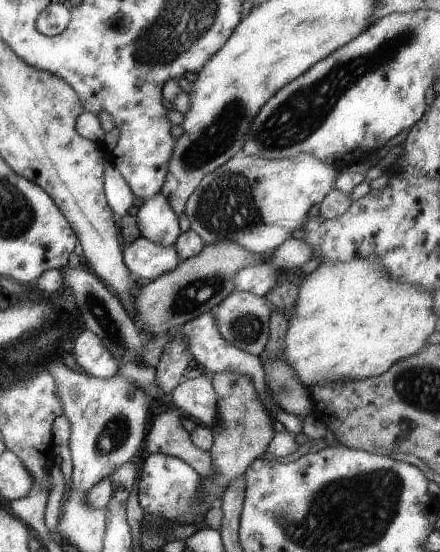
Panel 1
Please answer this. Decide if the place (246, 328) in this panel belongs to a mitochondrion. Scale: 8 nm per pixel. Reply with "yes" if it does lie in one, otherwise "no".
yes

